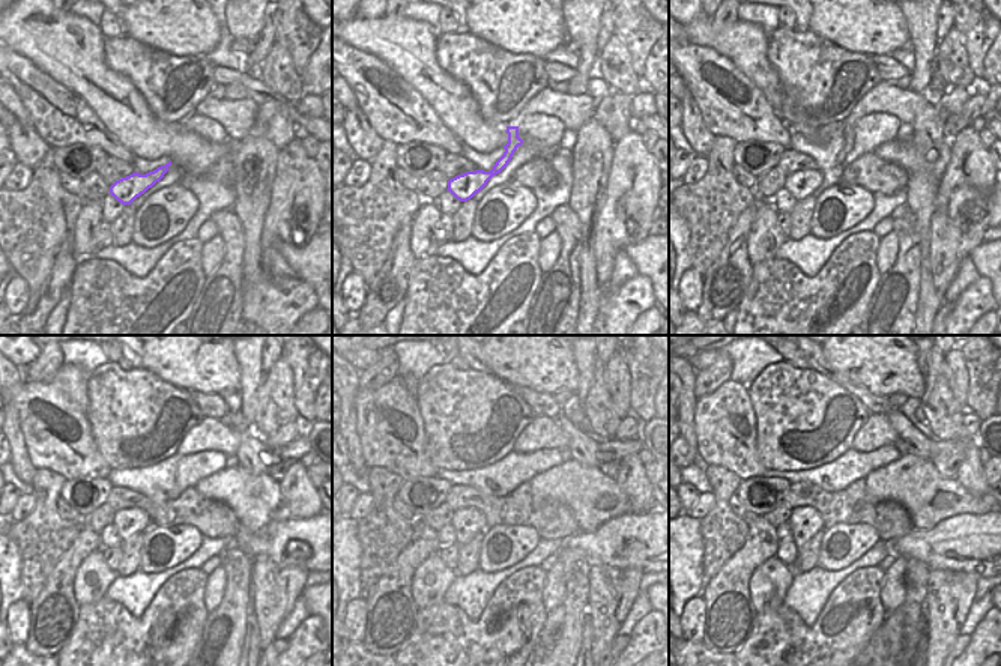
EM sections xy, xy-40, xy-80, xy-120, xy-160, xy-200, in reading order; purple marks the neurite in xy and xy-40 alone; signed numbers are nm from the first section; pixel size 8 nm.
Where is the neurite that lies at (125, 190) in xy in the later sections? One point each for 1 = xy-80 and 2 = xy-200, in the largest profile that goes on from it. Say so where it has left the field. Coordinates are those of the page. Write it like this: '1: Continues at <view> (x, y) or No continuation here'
1: Continues at xy-80 (800, 185)
2: Continues at xy-200 (804, 522).

